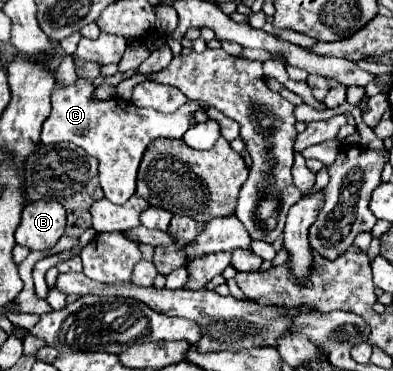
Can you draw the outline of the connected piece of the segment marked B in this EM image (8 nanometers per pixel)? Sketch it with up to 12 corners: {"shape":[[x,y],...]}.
{"shape":[[58,202],[22,210],[16,242],[48,252],[66,228]]}

